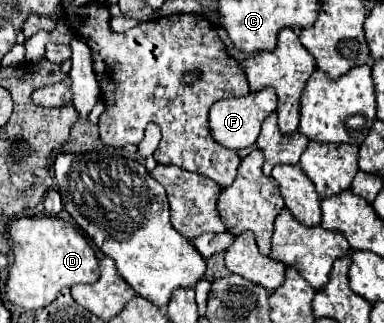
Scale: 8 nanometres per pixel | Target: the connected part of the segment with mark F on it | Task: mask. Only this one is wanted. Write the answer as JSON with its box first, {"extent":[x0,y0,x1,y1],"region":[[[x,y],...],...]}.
{"extent":[210,88,278,150],"region":[[[264,88],[260,92],[250,92],[240,98],[222,98],[212,104],[210,108],[210,130],[216,142],[232,148],[232,150],[242,150],[246,146],[252,146],[260,134],[260,126],[268,114],[276,110],[278,96],[274,88]]]}

